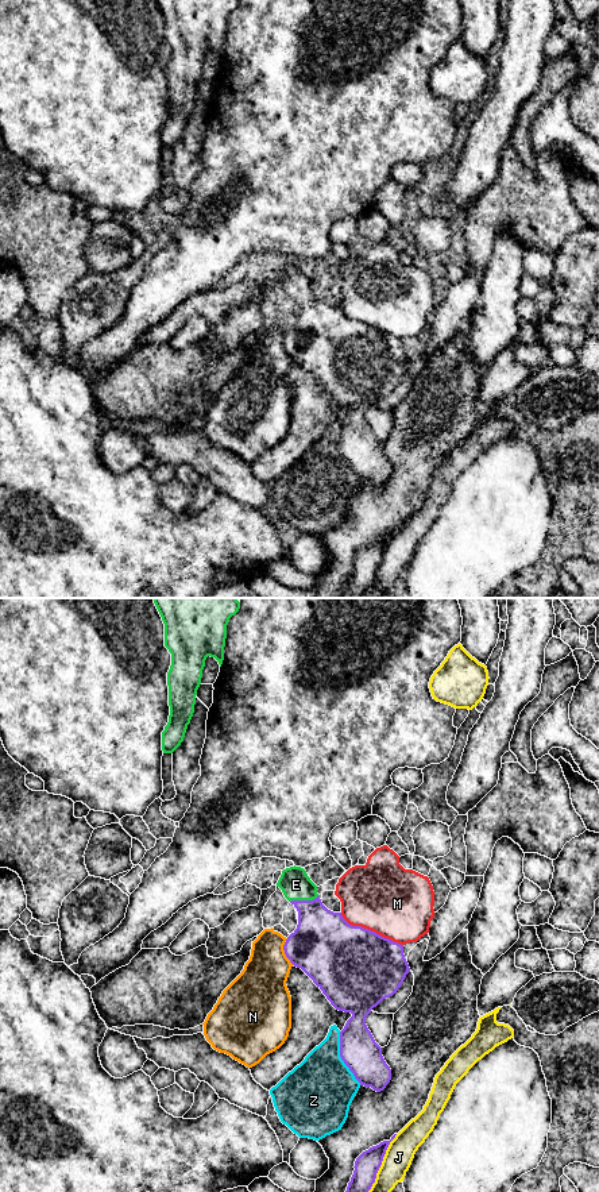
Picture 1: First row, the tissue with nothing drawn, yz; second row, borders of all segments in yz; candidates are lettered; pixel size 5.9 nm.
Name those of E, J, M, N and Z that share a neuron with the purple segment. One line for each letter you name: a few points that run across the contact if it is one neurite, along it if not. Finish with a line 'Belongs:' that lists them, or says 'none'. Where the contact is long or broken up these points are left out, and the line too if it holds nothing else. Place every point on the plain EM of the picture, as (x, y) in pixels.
Belongs: E

